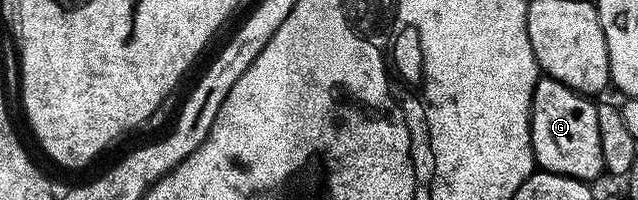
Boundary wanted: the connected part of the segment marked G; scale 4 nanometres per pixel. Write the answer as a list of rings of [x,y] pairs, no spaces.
[[[539,76],[530,108],[530,138],[534,152],[534,164],[539,170],[548,173],[559,173],[575,181],[594,183],[598,176],[603,176],[604,159],[600,155],[600,127],[596,124],[596,108],[582,109],[583,94],[570,89],[556,79]]]

